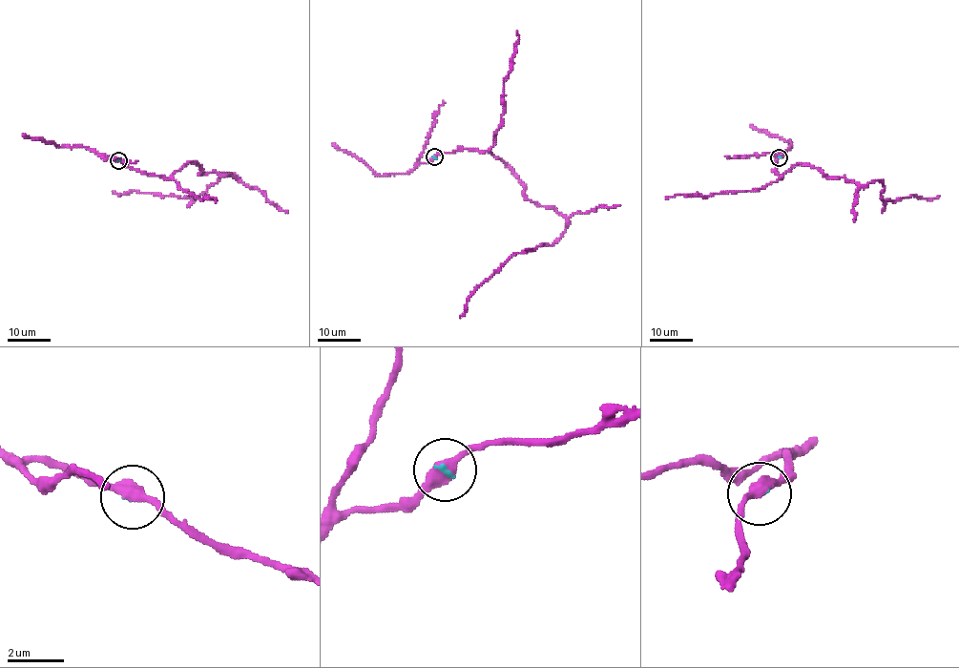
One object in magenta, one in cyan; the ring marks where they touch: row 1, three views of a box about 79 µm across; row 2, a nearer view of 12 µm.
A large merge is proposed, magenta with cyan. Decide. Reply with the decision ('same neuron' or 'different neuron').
same neuron

